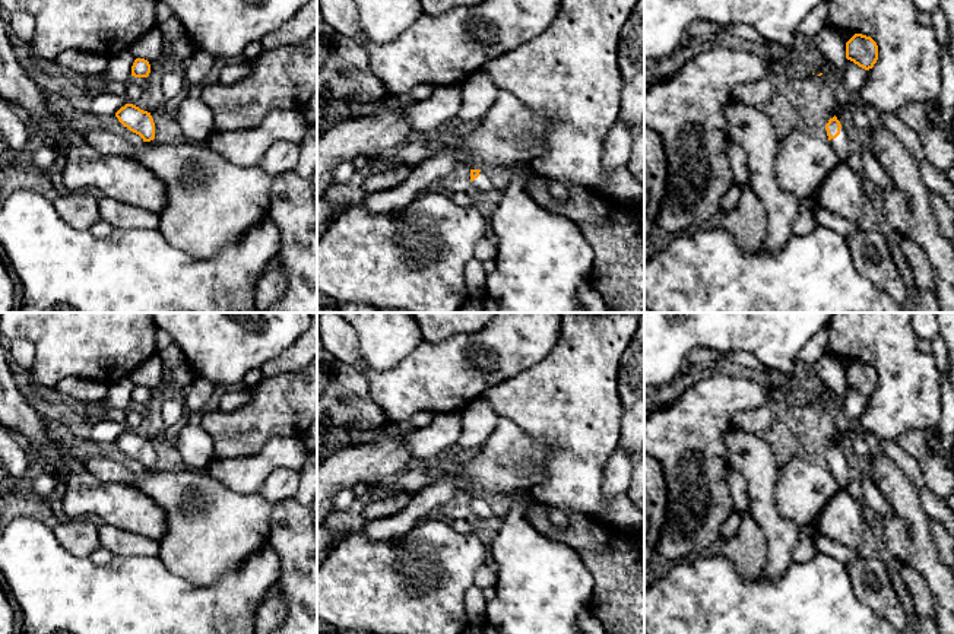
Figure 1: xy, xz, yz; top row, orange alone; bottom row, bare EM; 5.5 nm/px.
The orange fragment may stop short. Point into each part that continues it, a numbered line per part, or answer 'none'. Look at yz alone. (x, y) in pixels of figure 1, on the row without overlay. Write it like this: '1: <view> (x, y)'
1: yz (840, 471)

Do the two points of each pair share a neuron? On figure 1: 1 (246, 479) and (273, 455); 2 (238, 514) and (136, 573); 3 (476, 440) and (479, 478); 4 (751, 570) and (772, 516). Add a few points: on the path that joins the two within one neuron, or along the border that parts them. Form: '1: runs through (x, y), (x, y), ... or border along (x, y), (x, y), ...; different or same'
1: runs through (253, 472), (266, 460); same
2: border along (157, 557), (171, 571), (187, 579); different
3: border along (498, 418), (493, 433), (479, 449); different
4: border along (748, 510), (766, 539), (766, 566), (763, 570); different

